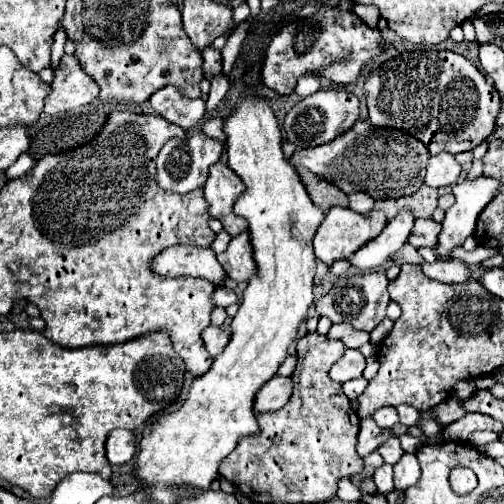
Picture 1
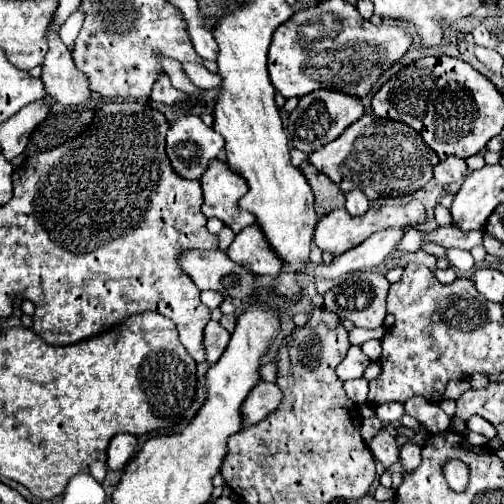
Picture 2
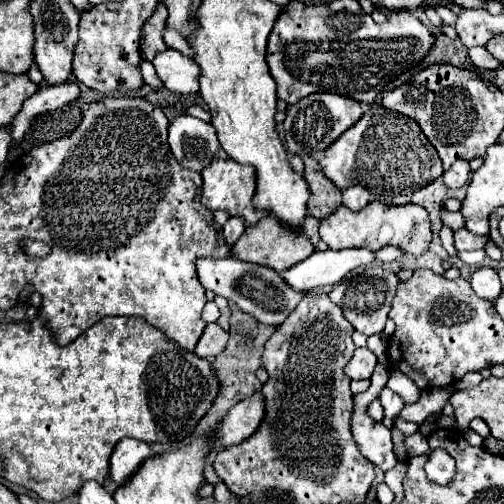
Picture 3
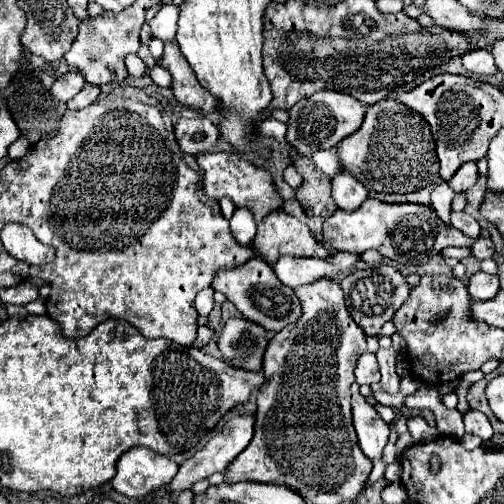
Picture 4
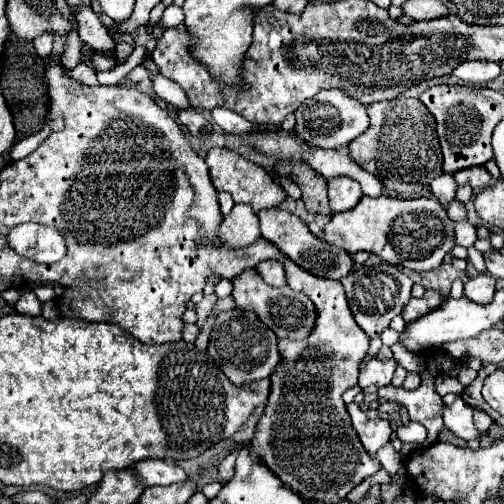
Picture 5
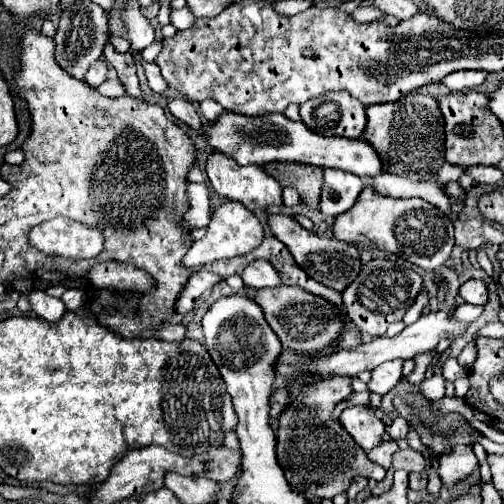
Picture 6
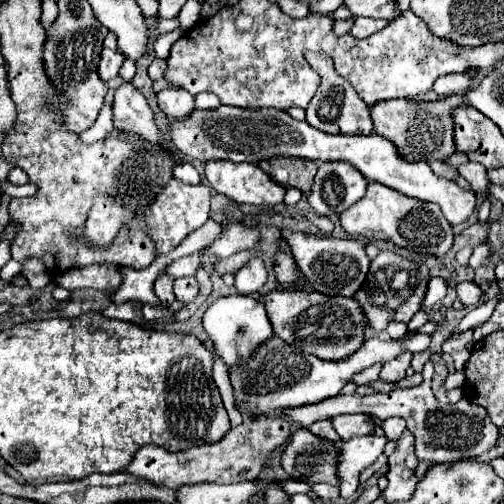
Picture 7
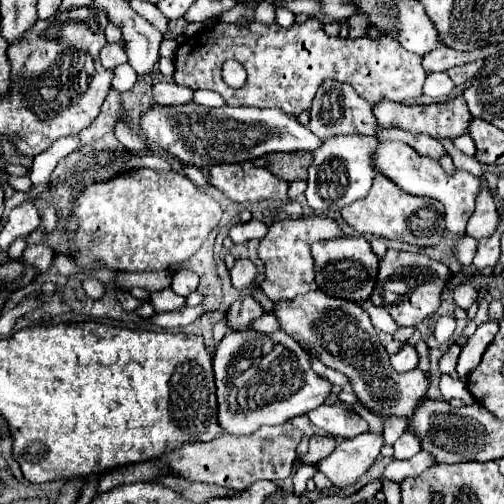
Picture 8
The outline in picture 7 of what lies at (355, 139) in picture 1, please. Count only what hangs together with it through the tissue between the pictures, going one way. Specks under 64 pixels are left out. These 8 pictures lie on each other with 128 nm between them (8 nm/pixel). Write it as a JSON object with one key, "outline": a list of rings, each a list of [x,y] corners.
{"outline":[[[460,94],[448,96],[444,100],[436,102],[414,102],[414,100],[386,100],[378,102],[370,114],[374,122],[374,130],[392,140],[404,156],[410,160],[446,160],[450,154],[454,154],[456,144],[454,144],[454,120],[452,112],[456,108],[464,106],[464,98]]]}

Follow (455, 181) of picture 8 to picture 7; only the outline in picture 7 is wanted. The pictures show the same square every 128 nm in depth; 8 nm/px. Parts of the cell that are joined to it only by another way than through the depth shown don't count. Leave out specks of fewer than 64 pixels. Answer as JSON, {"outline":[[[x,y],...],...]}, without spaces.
{"outline":[[[220,106],[210,112],[196,108],[192,116],[170,120],[168,132],[178,152],[182,152],[190,160],[200,160],[200,162],[230,160],[230,162],[258,164],[260,160],[272,156],[298,156],[310,160],[348,160],[370,182],[376,180],[406,196],[424,202],[436,202],[452,226],[468,220],[476,208],[476,196],[472,190],[460,188],[456,182],[436,176],[428,162],[410,162],[398,152],[398,148],[390,140],[386,140],[376,132],[368,136],[332,136],[312,128],[308,122],[298,122],[288,112],[276,108],[248,110],[236,106]]]}

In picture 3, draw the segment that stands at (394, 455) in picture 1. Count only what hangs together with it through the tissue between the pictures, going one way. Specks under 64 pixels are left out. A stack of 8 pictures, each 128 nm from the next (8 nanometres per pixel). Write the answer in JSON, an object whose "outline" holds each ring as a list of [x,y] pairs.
{"outline":[[[380,364],[374,370],[372,384],[366,392],[354,396],[354,412],[352,412],[352,434],[358,444],[358,450],[366,460],[370,460],[374,466],[382,468],[384,472],[392,470],[398,460],[392,452],[392,440],[390,440],[390,428],[386,428],[382,422],[376,422],[368,414],[368,404],[380,396],[380,390],[386,386],[388,370],[384,370]]]}

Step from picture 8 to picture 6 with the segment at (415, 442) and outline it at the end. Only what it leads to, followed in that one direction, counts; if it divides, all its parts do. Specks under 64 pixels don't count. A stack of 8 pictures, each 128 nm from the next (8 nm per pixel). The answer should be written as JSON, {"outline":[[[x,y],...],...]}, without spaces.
{"outline":[[[398,450],[392,456],[392,466],[396,470],[406,470],[406,472],[422,472],[424,470],[424,456],[416,450]]]}

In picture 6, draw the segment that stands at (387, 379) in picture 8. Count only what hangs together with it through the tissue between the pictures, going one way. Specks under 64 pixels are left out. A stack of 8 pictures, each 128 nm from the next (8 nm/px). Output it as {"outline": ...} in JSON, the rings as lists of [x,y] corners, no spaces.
{"outline":[[[276,286],[276,288],[264,288],[254,298],[266,316],[266,322],[276,332],[284,348],[296,350],[296,352],[322,352],[328,346],[336,344],[340,336],[344,334],[344,308],[328,304],[326,298],[310,294],[296,286]]]}

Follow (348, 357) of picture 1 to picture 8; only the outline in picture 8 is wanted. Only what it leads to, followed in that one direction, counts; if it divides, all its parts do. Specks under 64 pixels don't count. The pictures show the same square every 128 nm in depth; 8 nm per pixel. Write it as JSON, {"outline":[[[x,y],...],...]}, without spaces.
{"outline":[[[404,344],[400,348],[400,352],[392,354],[390,356],[390,362],[392,362],[392,368],[396,372],[408,372],[408,370],[414,370],[418,366],[418,354],[416,354],[416,348],[412,344]]]}

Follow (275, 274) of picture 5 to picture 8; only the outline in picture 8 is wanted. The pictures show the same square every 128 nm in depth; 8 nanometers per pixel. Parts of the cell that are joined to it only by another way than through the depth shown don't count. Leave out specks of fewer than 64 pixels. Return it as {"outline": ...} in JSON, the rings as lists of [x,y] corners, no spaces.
{"outline":[[[238,258],[230,270],[230,276],[232,276],[232,284],[234,288],[238,290],[244,290],[248,286],[254,284],[254,278],[256,278],[256,266],[248,260],[248,258]]]}

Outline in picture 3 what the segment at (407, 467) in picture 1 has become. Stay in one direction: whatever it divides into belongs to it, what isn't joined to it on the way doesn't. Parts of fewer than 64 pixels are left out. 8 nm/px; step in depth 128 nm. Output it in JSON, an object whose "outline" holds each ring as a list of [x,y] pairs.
{"outline":[[[418,432],[408,436],[404,442],[406,442],[406,448],[408,448],[408,456],[416,456],[416,454],[426,454],[428,452],[428,442]]]}

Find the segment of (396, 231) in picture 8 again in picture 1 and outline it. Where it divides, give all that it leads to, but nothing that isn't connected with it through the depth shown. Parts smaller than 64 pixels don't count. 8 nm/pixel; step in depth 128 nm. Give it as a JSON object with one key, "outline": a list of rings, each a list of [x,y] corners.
{"outline":[[[334,206],[334,208],[328,210],[324,222],[318,226],[318,232],[314,236],[314,252],[316,252],[316,258],[320,258],[328,266],[334,260],[350,258],[360,246],[364,246],[368,240],[376,238],[382,232],[384,226],[386,226],[386,214],[382,210],[372,210],[368,214],[358,214],[358,212],[352,212],[350,208]]]}

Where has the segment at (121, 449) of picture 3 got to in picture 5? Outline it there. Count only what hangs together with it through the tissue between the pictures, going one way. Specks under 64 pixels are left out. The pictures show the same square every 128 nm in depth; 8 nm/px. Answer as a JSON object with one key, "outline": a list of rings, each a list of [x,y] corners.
{"outline":[[[142,460],[136,462],[134,470],[146,480],[146,486],[170,486],[188,480],[188,474],[172,460]]]}

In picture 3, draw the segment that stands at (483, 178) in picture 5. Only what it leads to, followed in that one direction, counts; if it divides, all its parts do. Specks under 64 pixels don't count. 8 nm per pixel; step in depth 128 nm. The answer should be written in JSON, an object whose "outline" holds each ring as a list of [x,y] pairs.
{"outline":[[[458,160],[456,164],[452,164],[452,168],[442,174],[442,178],[444,178],[448,188],[466,186],[468,178],[470,178],[470,164],[468,164],[468,160]]]}

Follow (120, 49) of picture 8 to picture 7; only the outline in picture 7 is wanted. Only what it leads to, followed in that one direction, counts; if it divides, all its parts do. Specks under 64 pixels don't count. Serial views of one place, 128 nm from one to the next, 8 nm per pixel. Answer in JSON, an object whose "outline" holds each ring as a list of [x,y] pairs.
{"outline":[[[104,48],[102,54],[100,54],[100,64],[98,64],[98,72],[100,72],[100,78],[102,80],[112,80],[118,76],[118,70],[120,66],[124,64],[124,56],[118,52],[118,50],[110,50],[110,48]]]}

